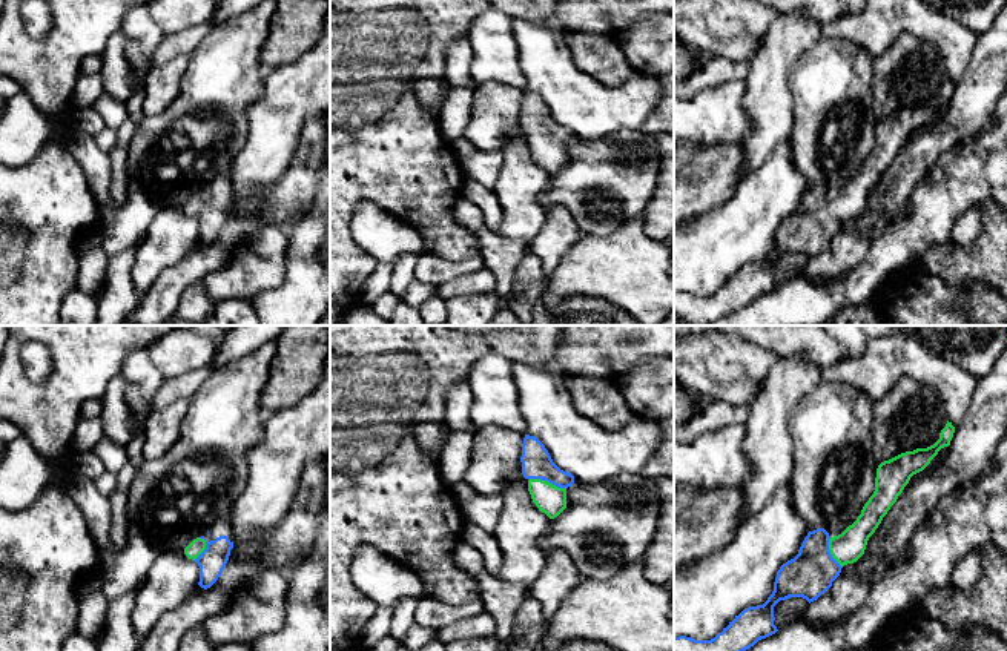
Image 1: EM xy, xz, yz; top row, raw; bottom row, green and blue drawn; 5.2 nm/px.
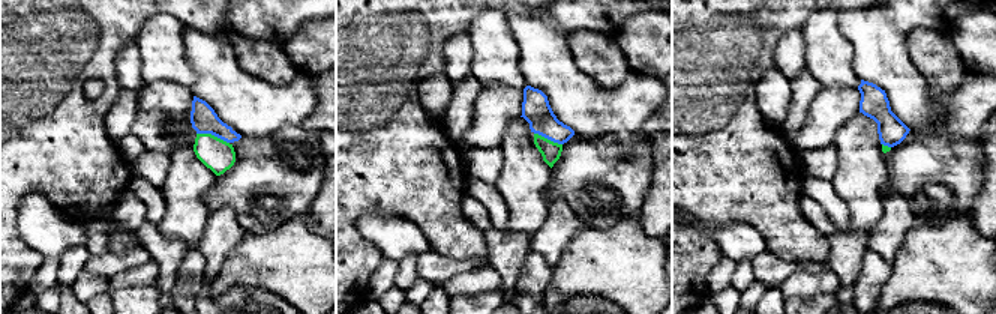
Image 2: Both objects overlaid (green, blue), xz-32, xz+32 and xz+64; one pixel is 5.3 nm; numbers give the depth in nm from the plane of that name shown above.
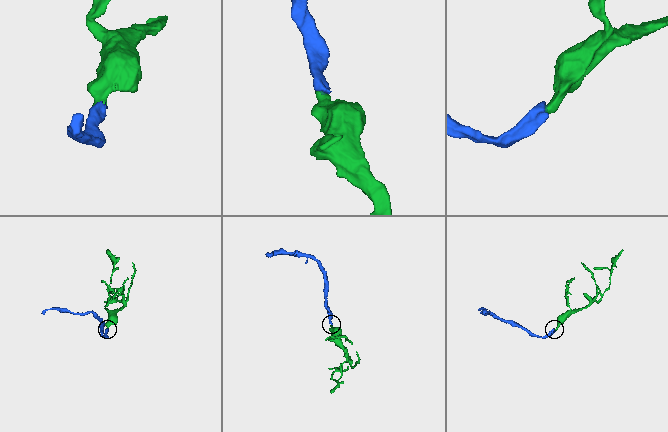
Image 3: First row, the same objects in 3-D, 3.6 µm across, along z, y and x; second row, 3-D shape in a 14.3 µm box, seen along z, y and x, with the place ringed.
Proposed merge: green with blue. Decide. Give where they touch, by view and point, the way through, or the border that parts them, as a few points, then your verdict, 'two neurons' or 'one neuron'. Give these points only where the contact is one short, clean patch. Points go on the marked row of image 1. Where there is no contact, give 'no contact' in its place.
xz (545, 481) | across xz (550, 499), (545, 481), (536, 462) | one neuron

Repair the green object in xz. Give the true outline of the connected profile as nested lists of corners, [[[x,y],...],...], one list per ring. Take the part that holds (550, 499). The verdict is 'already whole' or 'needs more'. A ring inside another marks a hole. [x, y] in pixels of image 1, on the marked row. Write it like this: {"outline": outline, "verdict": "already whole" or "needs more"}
{"outline": [[[525,435],[520,462],[533,502],[550,519],[557,517],[566,508],[566,488],[574,484],[574,476],[560,470],[534,436]]], "verdict": "needs more"}

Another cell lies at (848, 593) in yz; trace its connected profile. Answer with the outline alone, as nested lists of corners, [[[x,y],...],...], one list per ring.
[[[852,563],[844,565],[832,587],[811,602],[803,620],[817,626],[850,617],[866,602],[872,580],[873,576],[858,576]]]

